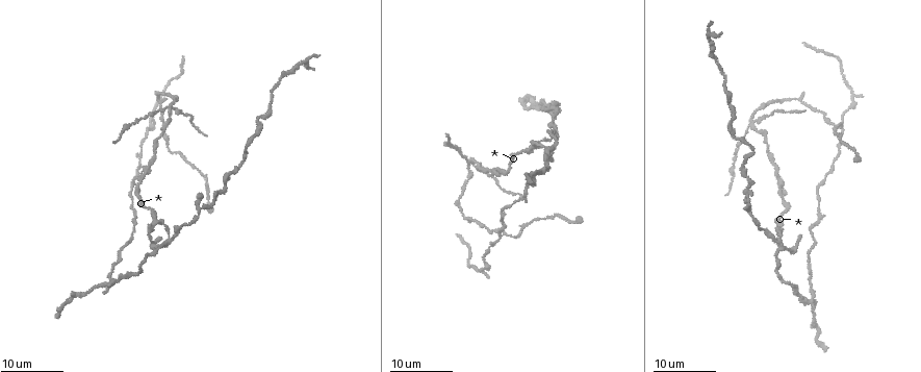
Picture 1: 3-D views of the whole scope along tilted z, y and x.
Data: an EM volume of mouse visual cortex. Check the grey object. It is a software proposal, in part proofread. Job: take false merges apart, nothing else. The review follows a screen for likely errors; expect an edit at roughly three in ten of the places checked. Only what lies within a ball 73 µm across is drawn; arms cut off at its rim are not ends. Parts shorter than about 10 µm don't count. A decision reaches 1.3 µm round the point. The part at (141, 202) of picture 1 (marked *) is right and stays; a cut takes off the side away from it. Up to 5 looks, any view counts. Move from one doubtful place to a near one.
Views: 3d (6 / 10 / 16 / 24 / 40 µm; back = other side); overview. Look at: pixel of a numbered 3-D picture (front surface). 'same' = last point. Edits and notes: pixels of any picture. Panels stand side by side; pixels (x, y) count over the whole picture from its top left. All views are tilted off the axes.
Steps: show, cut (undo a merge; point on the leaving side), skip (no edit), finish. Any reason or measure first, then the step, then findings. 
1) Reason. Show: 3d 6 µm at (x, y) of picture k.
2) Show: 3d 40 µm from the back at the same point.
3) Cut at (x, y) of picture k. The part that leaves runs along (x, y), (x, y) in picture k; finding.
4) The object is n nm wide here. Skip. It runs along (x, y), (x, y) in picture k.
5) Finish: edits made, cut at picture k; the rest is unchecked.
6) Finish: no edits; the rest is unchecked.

Thin arm on a thick one. Show: 3d 24 µm at (815, 296) of picture 1.

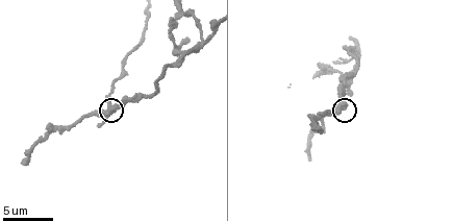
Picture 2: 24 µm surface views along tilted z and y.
Show: 3d 10 µm at the same point.

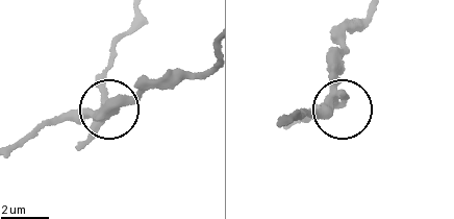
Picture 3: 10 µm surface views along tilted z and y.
4 arms meet here. Cut at (100, 86) of picture 3. A second neuron is stuck on.

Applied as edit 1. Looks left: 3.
A fork. Show: 3d 16 µm at (205, 42) of picture 2.

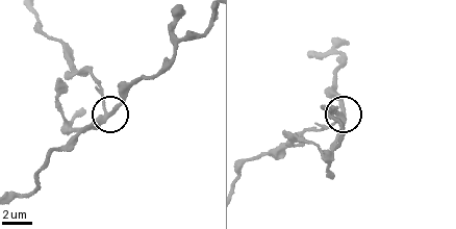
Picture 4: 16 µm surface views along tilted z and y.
Other side. Show: 3d 16 µm from the back at (106, 116) of picture 4.

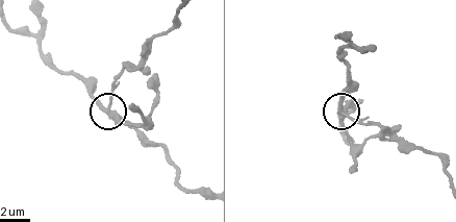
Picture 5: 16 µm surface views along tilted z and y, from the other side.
The side arm is 26 µm long; 3 arms meet here. Skip. One neuron here.

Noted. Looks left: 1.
Finish: edits made, cut at picture 3; the rest is unchecked.

